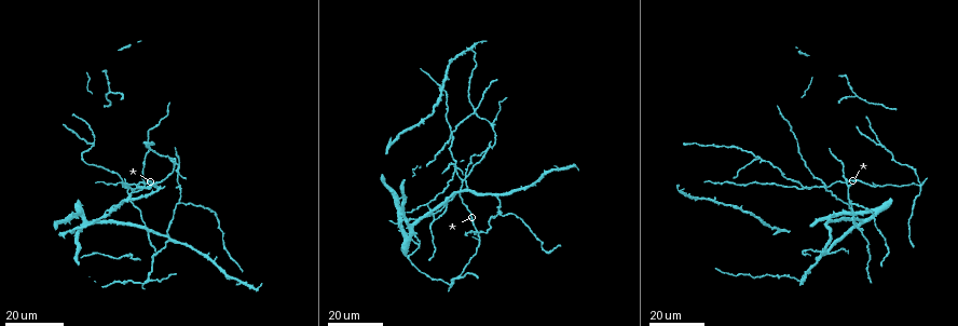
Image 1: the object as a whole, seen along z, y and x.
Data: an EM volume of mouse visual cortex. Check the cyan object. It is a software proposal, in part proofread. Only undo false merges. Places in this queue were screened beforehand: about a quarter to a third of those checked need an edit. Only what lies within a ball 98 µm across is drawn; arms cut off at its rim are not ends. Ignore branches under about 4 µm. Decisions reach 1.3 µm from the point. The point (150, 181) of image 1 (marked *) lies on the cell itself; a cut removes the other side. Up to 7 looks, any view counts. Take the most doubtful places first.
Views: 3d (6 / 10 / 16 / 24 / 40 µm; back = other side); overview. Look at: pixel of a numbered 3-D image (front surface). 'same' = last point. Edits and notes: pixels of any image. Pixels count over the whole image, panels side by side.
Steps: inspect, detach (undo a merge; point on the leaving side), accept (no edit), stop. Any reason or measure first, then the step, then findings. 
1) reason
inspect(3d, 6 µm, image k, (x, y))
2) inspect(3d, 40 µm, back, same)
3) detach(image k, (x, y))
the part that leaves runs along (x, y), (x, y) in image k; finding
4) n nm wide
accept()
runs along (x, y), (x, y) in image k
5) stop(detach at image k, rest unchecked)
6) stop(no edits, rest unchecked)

a fork
inspect(3d, 16 µm, image 1, (170, 157))

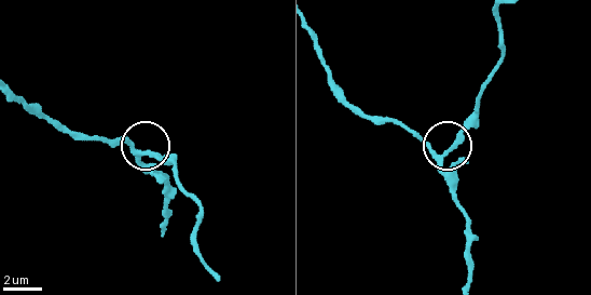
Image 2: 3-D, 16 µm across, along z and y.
inspect(3d, 10 µm, image 2, (136, 153))

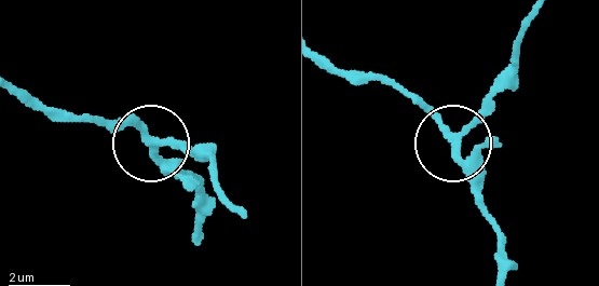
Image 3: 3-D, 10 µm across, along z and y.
230 nm wide
accept()
runs along (500, 274), (500, 244), (455, 135), (513, 76) in image 3; all the same cell

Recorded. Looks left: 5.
branch point
inspect(3d, 16 µm, image 1, (111, 90))

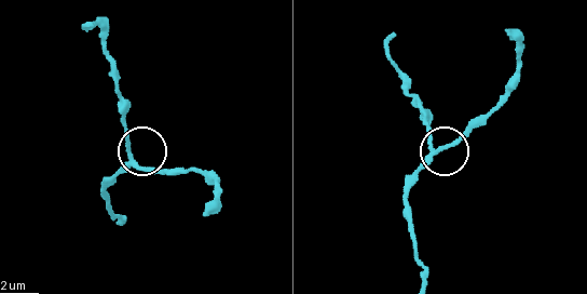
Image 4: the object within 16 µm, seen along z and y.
inspect(3d, 10 µm, image 4, (437, 150))

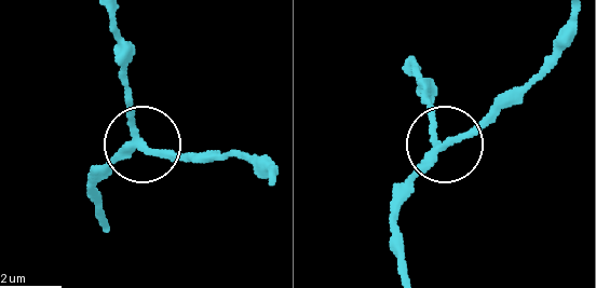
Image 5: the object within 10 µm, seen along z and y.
3 arms
accept()
all the same cell

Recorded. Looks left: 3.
arms part here
inspect(3d, 16 µm, image 1, (881, 144))

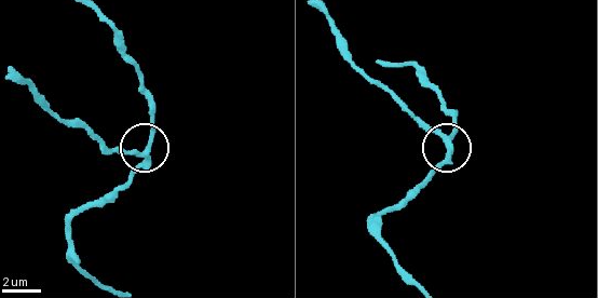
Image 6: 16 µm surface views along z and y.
inspect(3d, 10 µm, image 6, (144, 155))

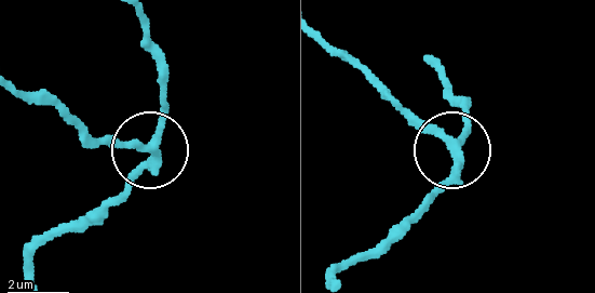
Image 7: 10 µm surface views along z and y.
side arm 17 µm; 3 arms
accept()
continuous, no second cell

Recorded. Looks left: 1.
stop(no edits, rest unchecked)

